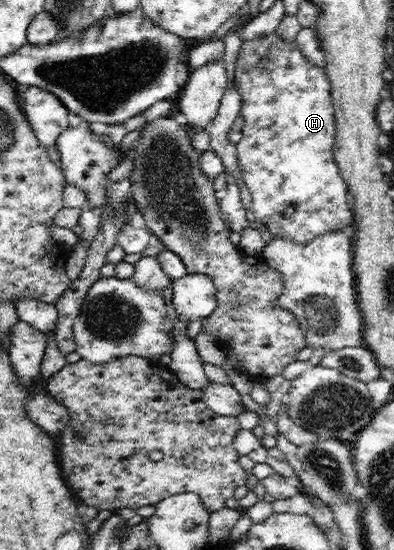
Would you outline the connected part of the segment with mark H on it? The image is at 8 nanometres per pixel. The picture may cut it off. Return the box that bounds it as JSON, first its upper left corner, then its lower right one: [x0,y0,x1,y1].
[234,33,354,247]

